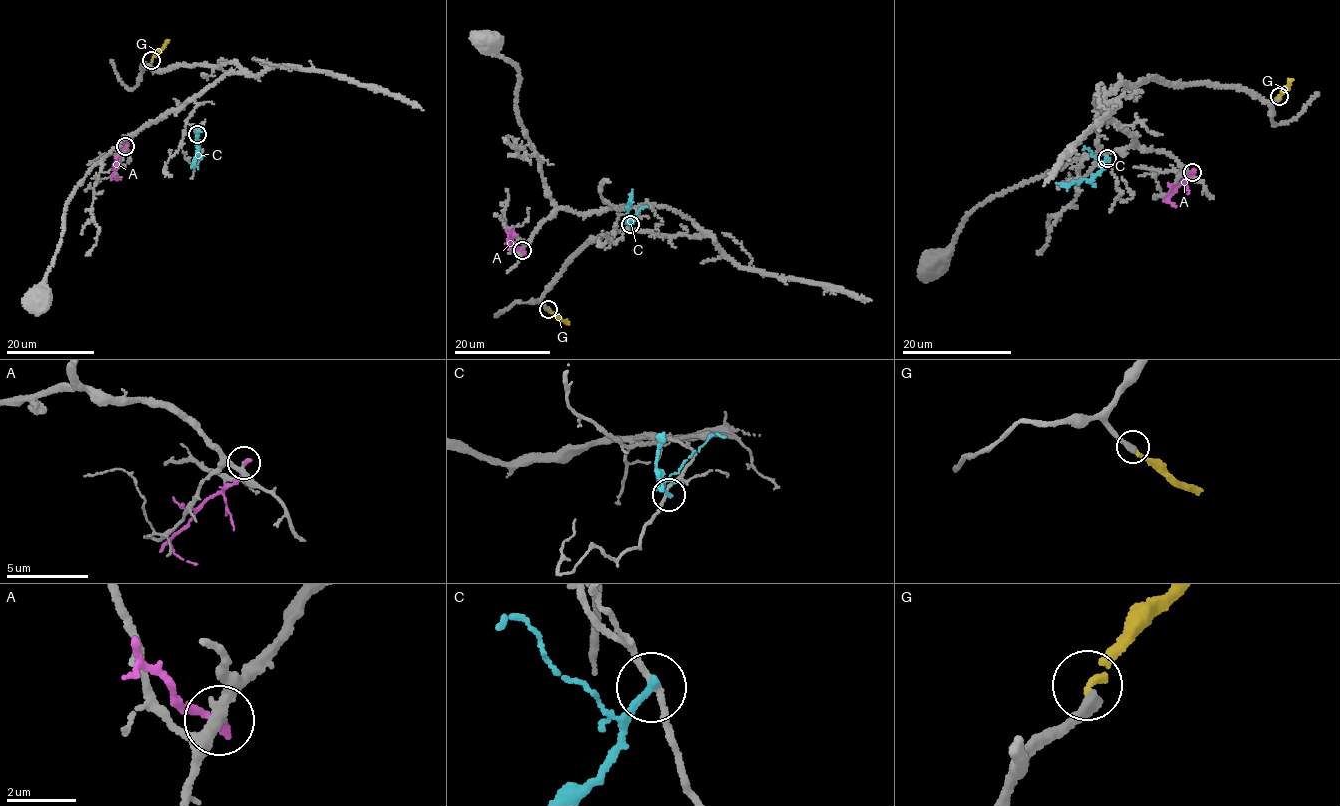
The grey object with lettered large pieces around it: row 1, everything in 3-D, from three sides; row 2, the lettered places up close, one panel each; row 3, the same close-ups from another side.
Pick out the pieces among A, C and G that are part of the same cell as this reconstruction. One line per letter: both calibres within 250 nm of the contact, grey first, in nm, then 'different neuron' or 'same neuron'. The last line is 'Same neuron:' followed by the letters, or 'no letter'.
A: 280/260 nm | different neuron
C: 160/200 nm | different neuron
G: 340/190 nm | different neuron
Same neuron: no letter

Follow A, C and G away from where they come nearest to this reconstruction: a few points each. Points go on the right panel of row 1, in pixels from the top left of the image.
A: (1191, 172), (1167, 198), (1176, 206)
C: (1107, 157), (1102, 169), (1090, 180), (1082, 179), (1069, 184), (1055, 181)
G: (1279, 96), (1289, 79)

